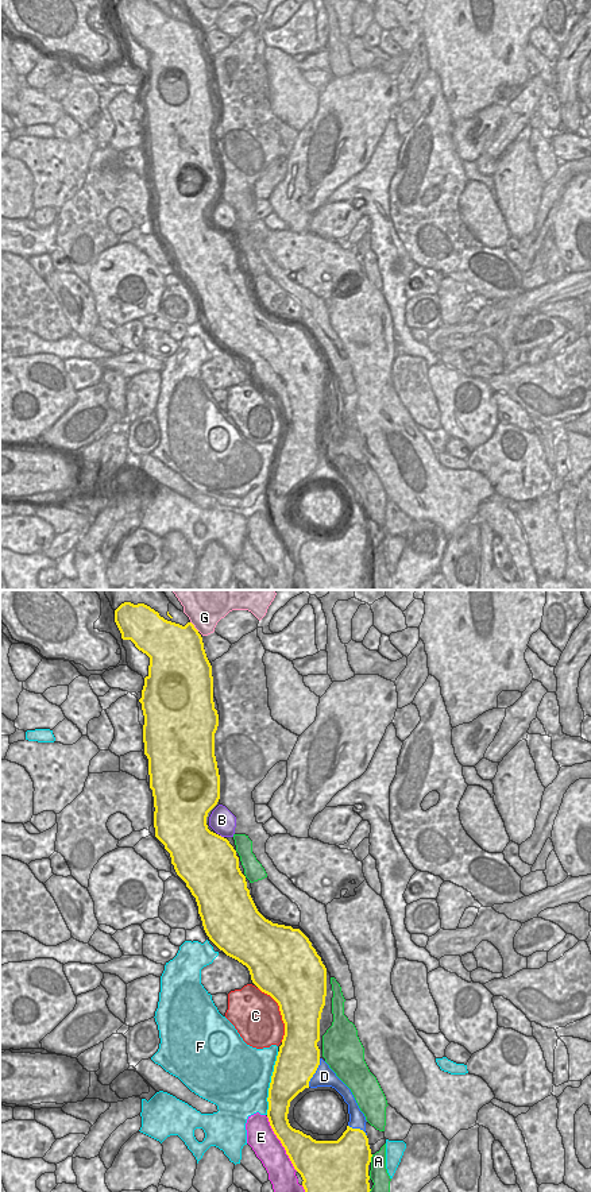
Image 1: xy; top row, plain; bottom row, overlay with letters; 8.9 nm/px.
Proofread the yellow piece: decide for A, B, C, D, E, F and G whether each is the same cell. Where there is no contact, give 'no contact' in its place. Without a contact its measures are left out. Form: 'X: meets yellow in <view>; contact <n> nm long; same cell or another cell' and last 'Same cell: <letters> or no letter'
A: meets yellow in xy; contact 80 nm long; another cell
B: meets yellow in xy; contact 50 nm long; another cell
C: meets yellow in xy; contact 550 nm long; another cell
D: meets yellow in xy; contact 280 nm long; same cell
E: meets yellow in xy; contact 550 nm long; another cell
F: meets yellow in xy; contact 550 nm long; another cell
G: meets yellow in xy; contact 120 nm long; another cell
Same cell: D

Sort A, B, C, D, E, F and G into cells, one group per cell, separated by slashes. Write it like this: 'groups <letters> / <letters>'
groups A / B / C / D / E / F / G

